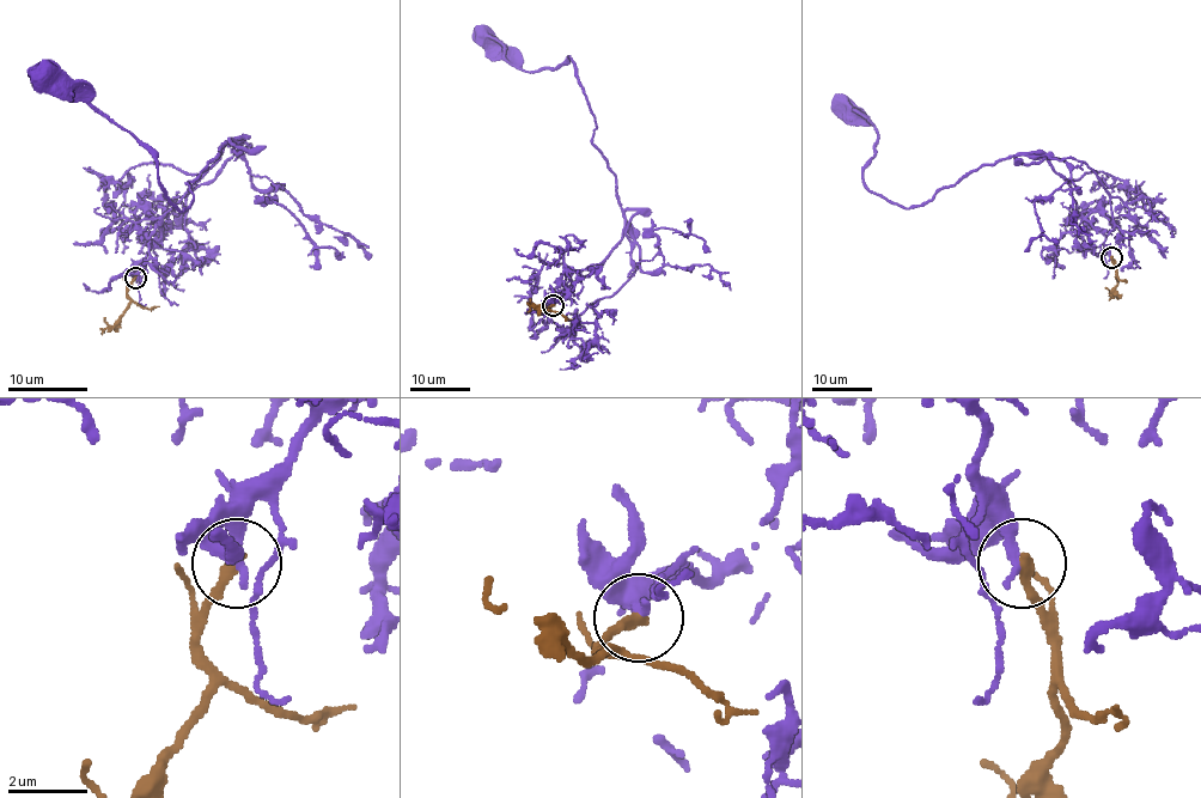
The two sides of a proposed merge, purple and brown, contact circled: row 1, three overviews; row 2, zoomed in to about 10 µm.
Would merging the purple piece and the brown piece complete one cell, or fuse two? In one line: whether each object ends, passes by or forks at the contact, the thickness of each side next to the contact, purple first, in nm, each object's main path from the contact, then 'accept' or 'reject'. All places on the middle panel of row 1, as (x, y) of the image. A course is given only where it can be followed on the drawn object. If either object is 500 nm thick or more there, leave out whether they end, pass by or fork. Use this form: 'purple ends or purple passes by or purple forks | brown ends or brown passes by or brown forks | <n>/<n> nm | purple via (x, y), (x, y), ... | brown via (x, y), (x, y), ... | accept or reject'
purple ends | brown ends | 320/320 nm | purple via (553, 304), (575, 270), (623, 238), (615, 175), (591, 141), (596, 123), (569, 56), (524, 72), (483, 34) | brown via (553, 305), (546, 311), (536, 306), (528, 311) | reject

